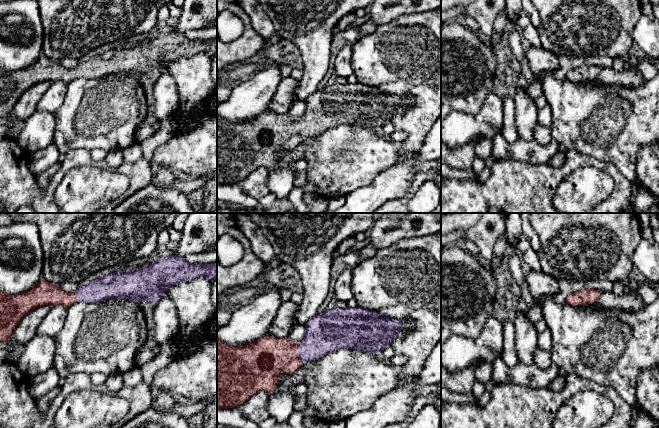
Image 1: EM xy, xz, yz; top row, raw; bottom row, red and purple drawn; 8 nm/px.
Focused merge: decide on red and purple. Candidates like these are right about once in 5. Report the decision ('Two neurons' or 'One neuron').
One neuron

